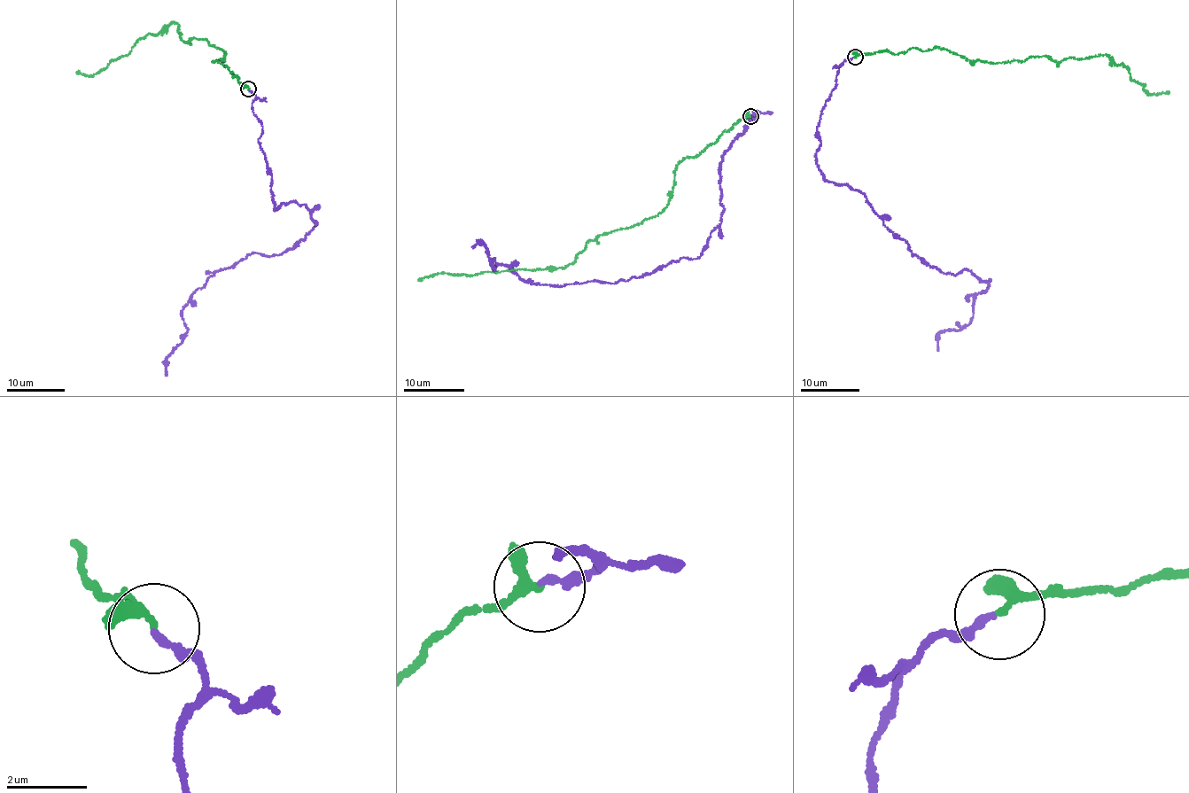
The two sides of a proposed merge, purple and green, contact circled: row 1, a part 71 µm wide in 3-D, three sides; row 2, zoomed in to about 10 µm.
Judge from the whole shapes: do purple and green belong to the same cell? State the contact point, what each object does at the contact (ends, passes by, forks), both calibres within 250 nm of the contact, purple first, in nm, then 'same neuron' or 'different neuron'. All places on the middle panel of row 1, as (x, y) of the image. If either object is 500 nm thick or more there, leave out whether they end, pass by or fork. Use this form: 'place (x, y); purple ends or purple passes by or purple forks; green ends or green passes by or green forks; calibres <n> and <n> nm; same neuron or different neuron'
place (750, 116); purple ends; green passes by; calibres 160 and 180 nm; same neuron

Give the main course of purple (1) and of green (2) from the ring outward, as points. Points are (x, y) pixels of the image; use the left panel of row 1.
1: (249, 89), (275, 209), (304, 204), (316, 226), (281, 254), (221, 268), (192, 293), (167, 376)
2: (249, 89), (213, 61), (225, 56), (222, 50), (205, 40), (182, 41), (174, 22), (95, 73), (76, 73)

